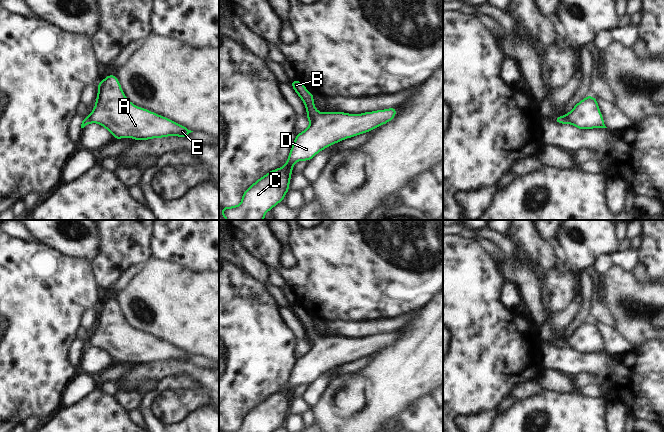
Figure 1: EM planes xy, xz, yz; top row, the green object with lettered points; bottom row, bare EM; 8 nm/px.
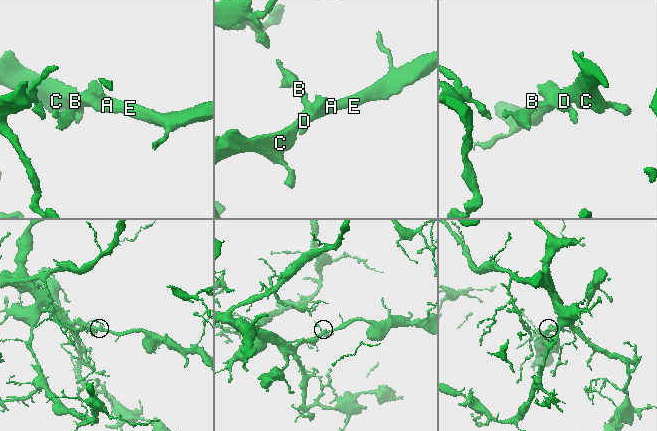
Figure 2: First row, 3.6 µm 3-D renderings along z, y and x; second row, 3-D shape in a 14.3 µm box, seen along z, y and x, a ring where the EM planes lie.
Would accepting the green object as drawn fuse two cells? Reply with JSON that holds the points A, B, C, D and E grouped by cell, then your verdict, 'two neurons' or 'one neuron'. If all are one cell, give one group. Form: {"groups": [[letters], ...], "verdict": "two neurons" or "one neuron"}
{"groups": [["A", "B", "C", "D", "E"]], "verdict": "one neuron"}

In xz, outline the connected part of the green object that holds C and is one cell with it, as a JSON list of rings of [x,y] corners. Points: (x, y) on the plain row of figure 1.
[[[294,303],[291,309],[305,328],[310,350],[296,359],[284,390],[270,395],[252,408],[244,416],[239,429],[222,432],[273,432],[284,424],[296,386],[309,385],[321,374],[337,366],[386,348],[397,337],[395,331],[363,338],[329,335],[320,337],[314,331],[314,319],[302,307]]]

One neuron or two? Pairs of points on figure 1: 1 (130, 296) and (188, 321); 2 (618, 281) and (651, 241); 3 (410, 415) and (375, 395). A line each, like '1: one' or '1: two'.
1: one
2: two
3: two

